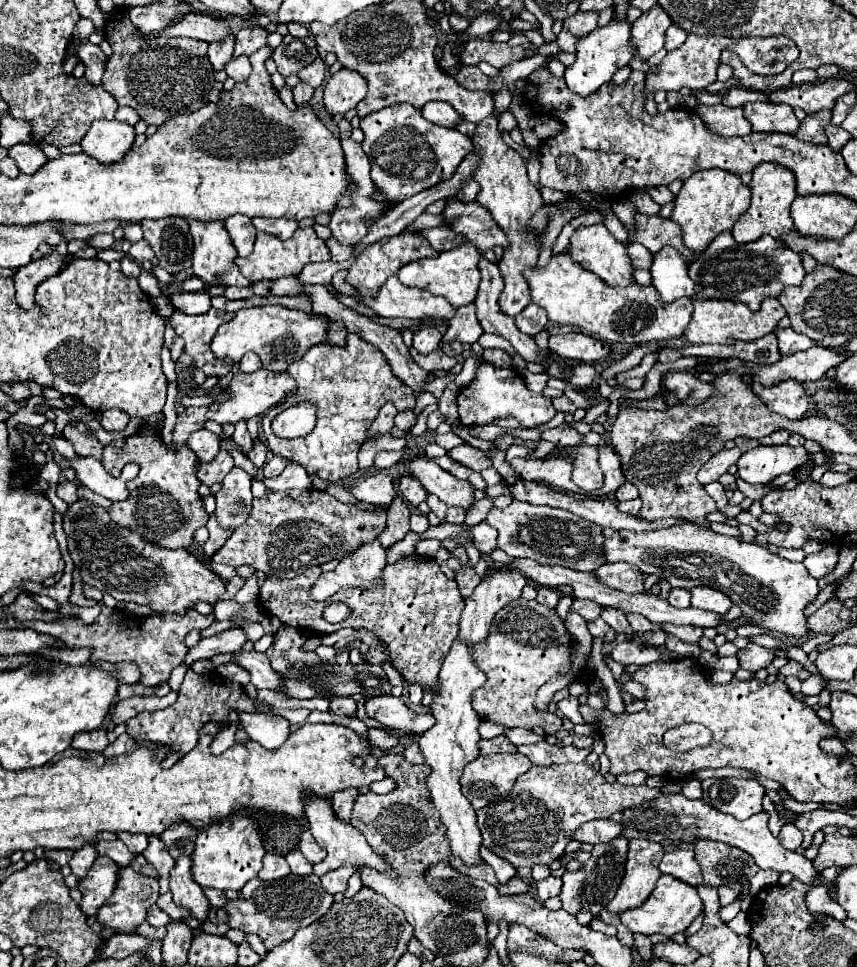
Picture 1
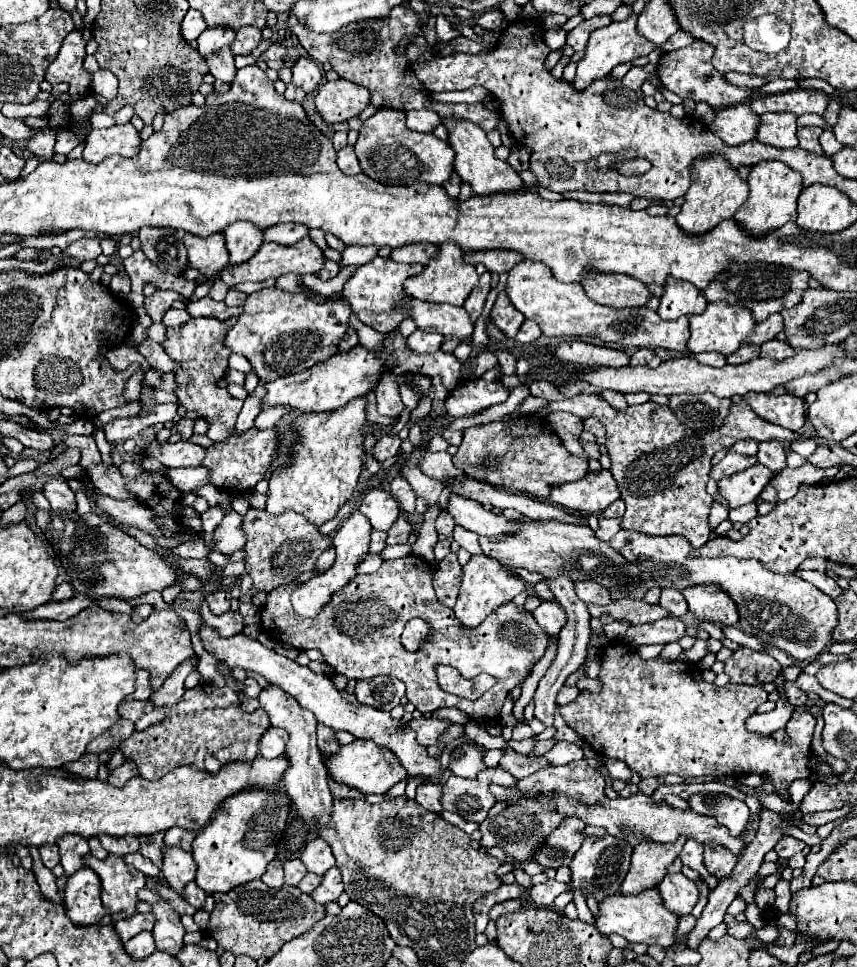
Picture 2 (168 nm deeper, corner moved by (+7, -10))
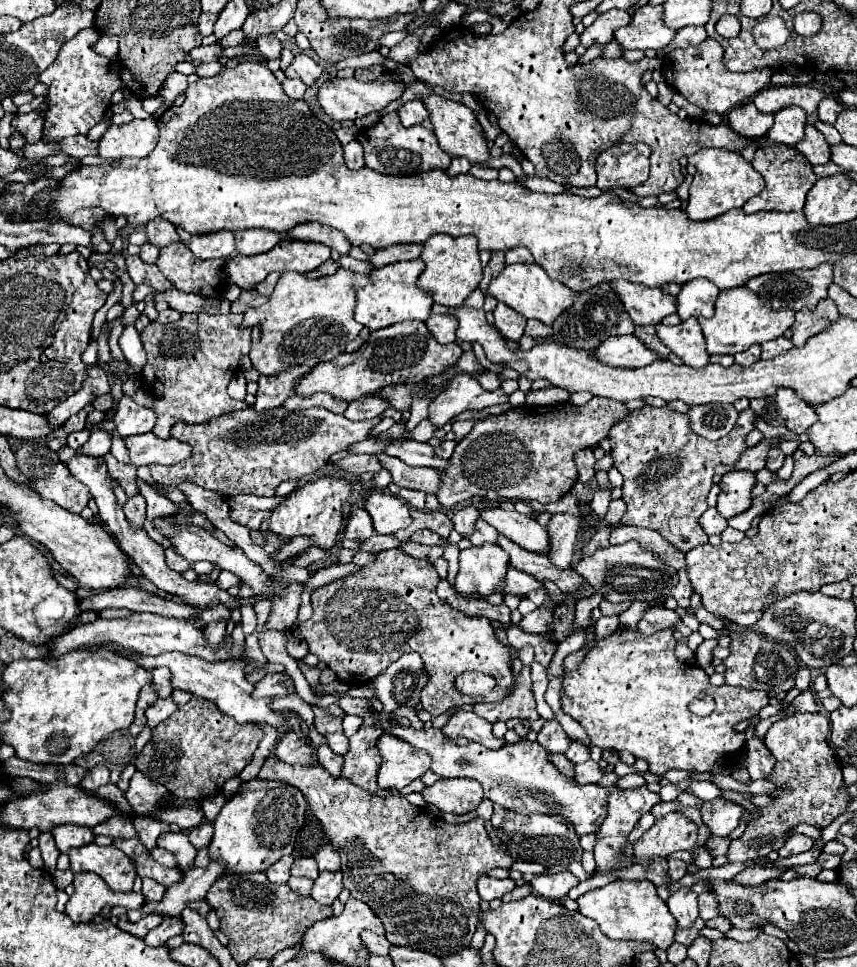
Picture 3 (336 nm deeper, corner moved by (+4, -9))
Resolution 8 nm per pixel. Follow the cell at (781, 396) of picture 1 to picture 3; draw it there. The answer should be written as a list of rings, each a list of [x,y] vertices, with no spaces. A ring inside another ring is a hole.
[[[778,388],[770,398],[752,398],[750,408],[772,426],[786,426],[798,434],[806,432],[818,418],[812,406],[802,402],[792,390]]]

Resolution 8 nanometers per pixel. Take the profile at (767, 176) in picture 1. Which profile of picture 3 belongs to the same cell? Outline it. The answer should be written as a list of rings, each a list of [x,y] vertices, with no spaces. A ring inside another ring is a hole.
[[[764,142],[762,148],[756,150],[756,156],[752,160],[752,166],[756,172],[762,174],[766,186],[764,190],[750,198],[744,204],[744,212],[800,212],[804,208],[804,200],[808,190],[814,186],[814,182],[818,180],[818,176],[812,172],[812,164],[806,162],[806,158],[802,158],[802,154],[798,154],[796,148],[790,146],[782,146],[782,144],[774,144],[774,142]]]

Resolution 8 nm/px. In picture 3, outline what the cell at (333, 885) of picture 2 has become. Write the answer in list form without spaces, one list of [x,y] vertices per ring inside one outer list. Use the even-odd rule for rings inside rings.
[[[320,872],[320,876],[314,880],[314,888],[312,888],[312,898],[318,904],[324,906],[332,906],[332,902],[338,898],[338,894],[342,892],[342,872]]]

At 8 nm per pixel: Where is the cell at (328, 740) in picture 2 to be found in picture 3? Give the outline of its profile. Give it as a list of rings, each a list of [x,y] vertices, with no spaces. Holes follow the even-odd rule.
[[[322,744],[322,746],[318,748],[318,760],[320,760],[320,764],[322,764],[334,778],[340,776],[342,756],[340,756],[340,754],[334,754],[326,744]]]

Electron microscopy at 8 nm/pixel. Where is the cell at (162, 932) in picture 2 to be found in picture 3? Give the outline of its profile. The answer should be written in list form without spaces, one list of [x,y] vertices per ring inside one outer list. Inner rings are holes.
[[[146,878],[146,880],[144,880],[142,894],[144,894],[146,900],[156,900],[156,902],[158,902],[158,900],[162,900],[164,892],[166,892],[166,888],[164,888],[162,884],[158,884],[156,880],[152,880],[152,878]]]

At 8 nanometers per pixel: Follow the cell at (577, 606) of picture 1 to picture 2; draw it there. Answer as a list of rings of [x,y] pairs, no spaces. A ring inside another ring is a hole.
[[[541,601],[541,605],[533,611],[533,617],[549,635],[559,635],[563,623],[567,621],[563,609],[555,601]]]

